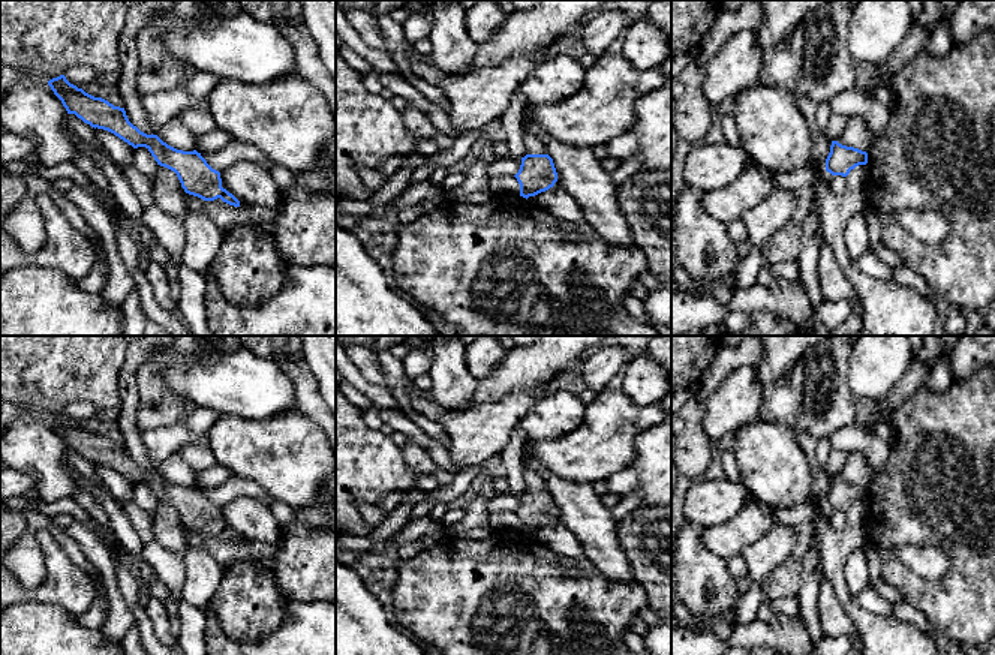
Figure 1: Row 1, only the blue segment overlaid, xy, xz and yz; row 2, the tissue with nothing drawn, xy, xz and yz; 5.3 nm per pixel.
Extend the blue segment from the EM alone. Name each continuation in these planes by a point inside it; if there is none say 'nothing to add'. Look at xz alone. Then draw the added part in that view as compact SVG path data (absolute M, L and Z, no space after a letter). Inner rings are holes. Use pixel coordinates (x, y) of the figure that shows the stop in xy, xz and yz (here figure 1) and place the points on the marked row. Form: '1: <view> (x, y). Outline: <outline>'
nothing to add

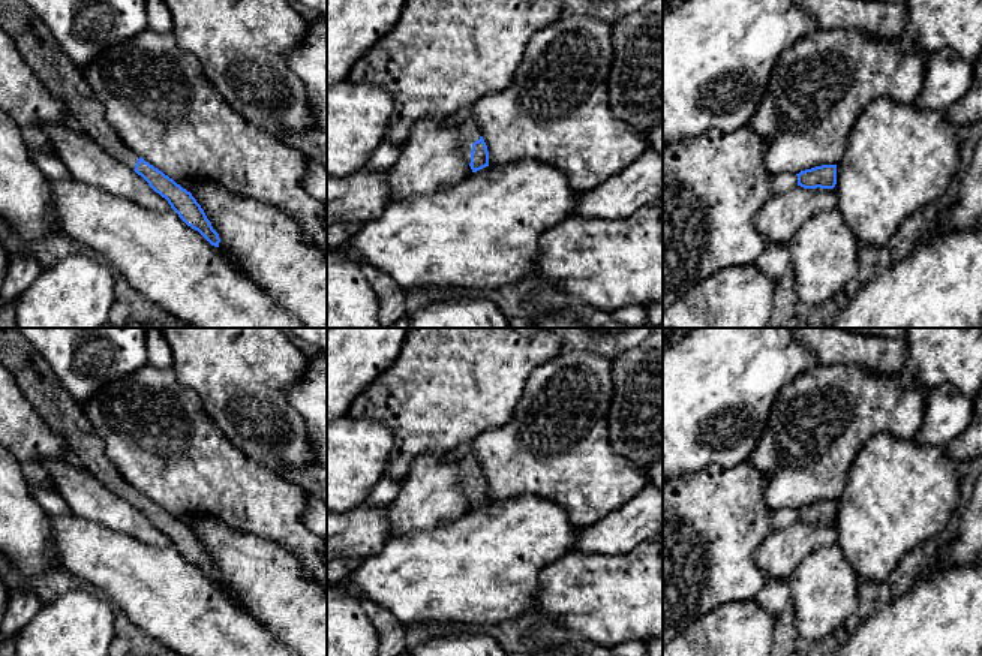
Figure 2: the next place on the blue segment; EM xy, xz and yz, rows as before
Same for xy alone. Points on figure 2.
1: xy (38, 47). Outline: M0 0L0 27L12 37L21 57L45 87L66 102L85 133L118 162L135 169L139 156L123 144L81 69L63 52L33 9L22 0Z

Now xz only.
1: xz (470, 132). Outline: M469 114L462 120L459 124L459 148L462 151L462 156L465 162L469 165L471 163L471 151L472 151L472 144L480 139L481 130Z

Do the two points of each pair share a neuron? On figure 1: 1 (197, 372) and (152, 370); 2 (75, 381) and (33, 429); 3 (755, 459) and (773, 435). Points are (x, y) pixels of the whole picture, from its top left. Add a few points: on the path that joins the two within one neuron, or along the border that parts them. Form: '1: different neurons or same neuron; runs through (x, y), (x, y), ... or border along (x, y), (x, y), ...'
1: different neurons; border along (149, 357), (158, 363), (165, 382), (183, 397)
2: different neurons; border along (23, 411), (47, 418)
3: same neuron; runs through (761, 453), (773, 441)

